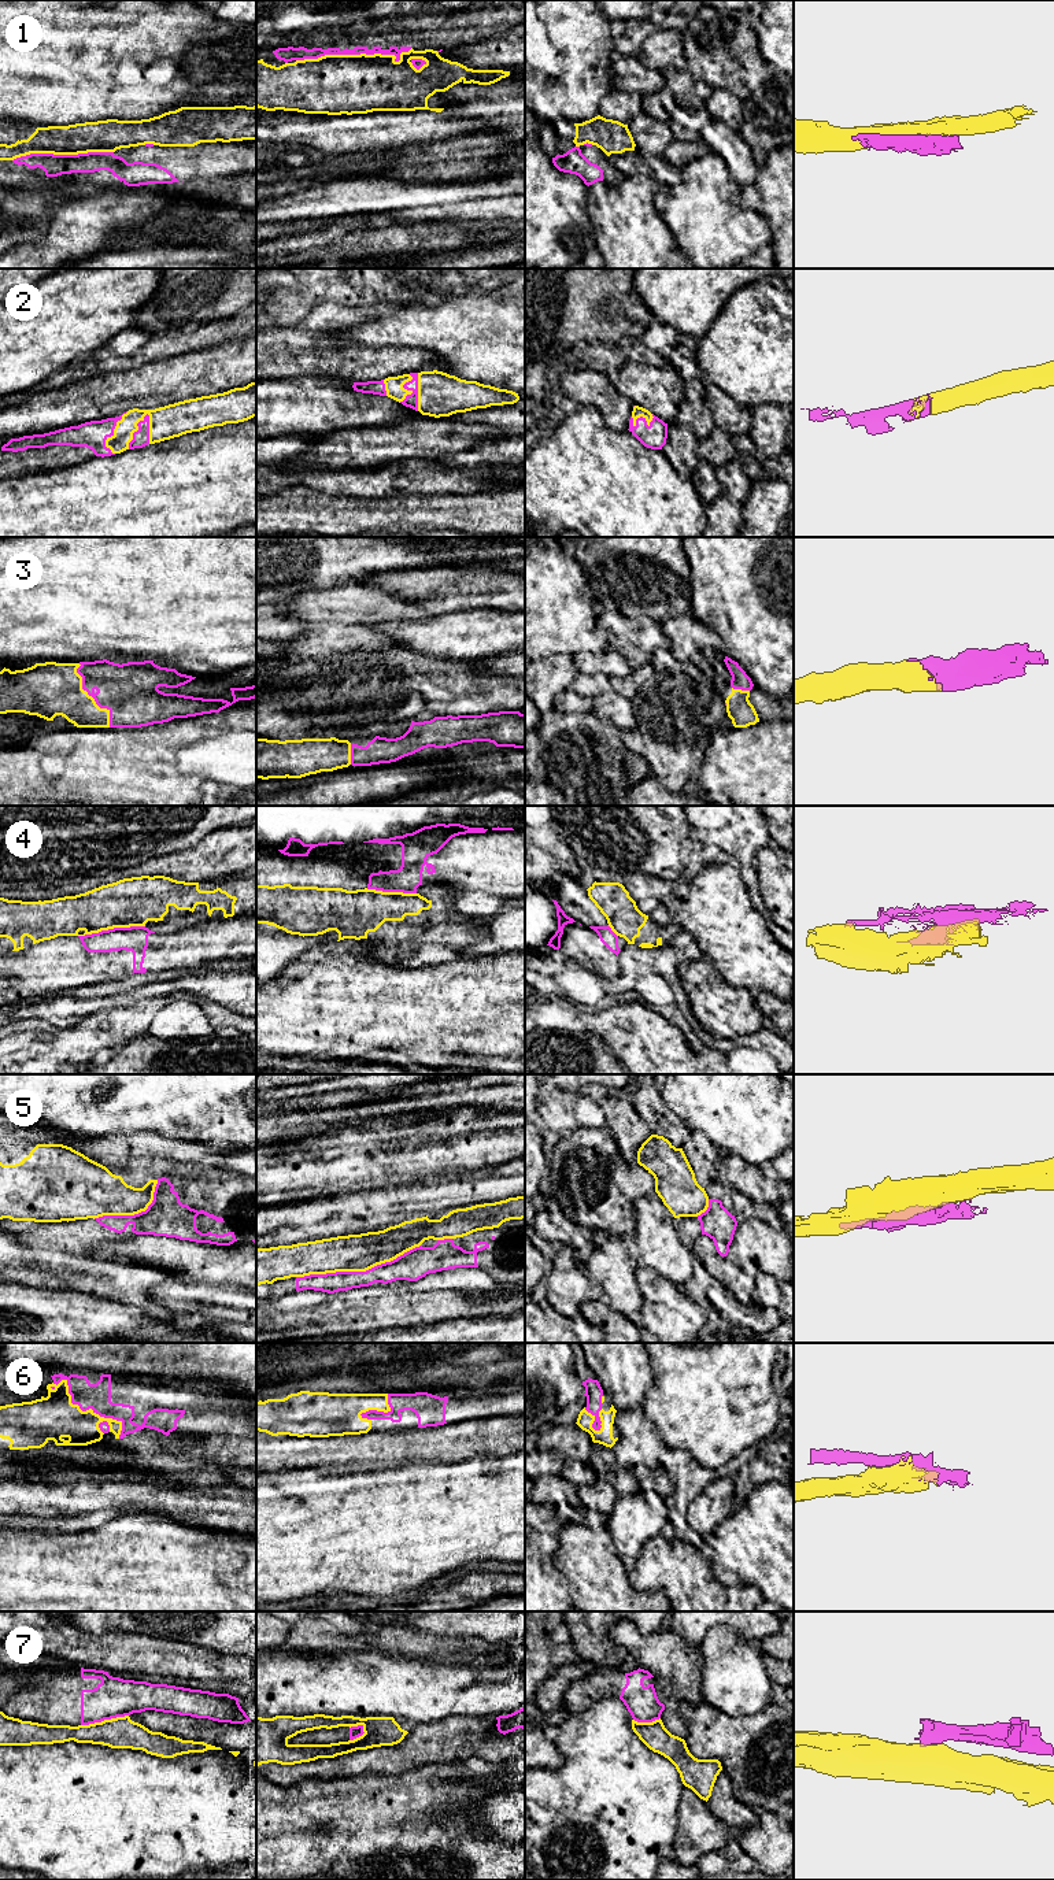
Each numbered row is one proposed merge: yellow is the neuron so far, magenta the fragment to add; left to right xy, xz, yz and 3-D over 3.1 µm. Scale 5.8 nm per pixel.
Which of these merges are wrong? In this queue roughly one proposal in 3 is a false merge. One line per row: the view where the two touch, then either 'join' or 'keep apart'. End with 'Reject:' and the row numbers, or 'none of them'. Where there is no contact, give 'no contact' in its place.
1: meets yellow in xz; keep apart
2: meets yellow in xy; join
3: meets yellow in xy; join
4: meets yellow in xy; keep apart
5: meets yellow in xz; keep apart
6: meets yellow in xy; join
7: meets yellow in xy; keep apart
Reject: 1, 4, 5, 7

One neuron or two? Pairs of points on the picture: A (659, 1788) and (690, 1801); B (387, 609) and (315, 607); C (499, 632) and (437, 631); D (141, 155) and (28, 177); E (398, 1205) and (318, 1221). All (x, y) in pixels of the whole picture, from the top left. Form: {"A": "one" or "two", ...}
{"A": "two", "B": "one", "C": "one", "D": "one", "E": "one"}

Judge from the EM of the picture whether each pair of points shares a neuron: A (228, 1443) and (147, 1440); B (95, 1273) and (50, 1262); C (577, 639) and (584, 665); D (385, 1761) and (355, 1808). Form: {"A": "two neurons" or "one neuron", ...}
{"A": "one neuron", "B": "one neuron", "C": "two neurons", "D": "two neurons"}

